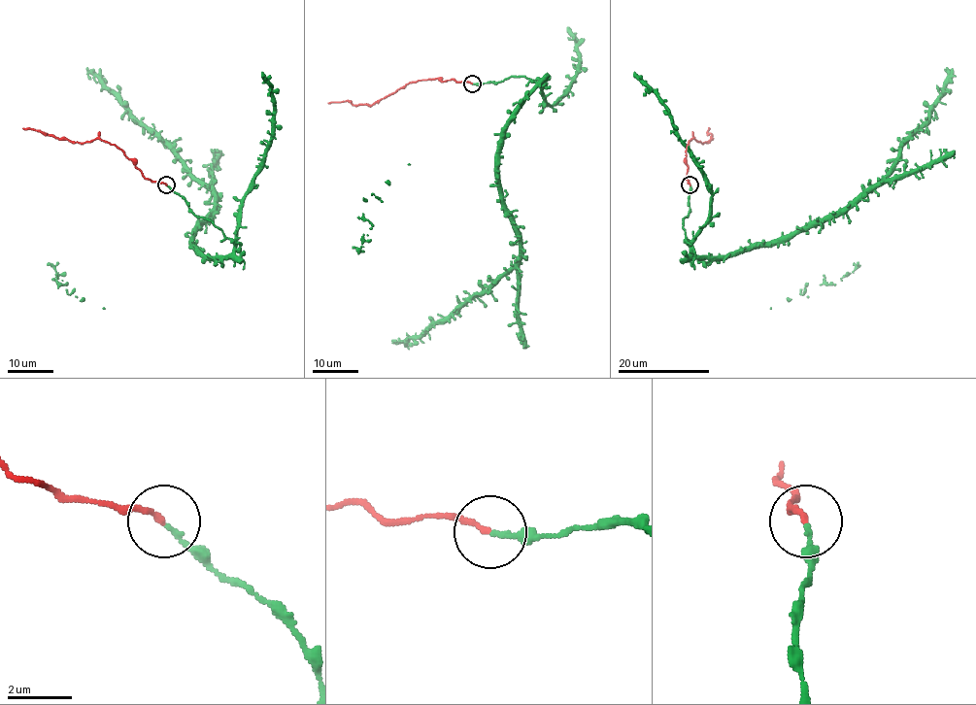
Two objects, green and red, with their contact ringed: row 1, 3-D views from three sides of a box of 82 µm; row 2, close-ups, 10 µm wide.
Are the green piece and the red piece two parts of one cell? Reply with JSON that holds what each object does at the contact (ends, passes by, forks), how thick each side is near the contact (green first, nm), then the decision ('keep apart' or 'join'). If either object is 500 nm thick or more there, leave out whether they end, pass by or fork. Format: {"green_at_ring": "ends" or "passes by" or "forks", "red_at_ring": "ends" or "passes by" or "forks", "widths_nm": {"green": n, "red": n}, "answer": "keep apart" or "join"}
{"green_at_ring": "ends", "red_at_ring": "ends", "widths_nm": {"green": 150, "red": 170}, "answer": "join"}

